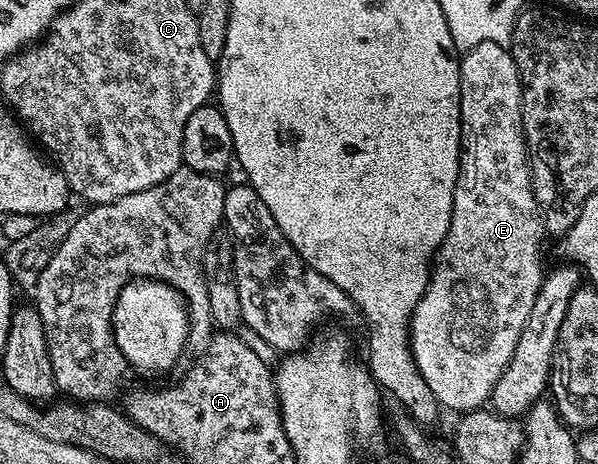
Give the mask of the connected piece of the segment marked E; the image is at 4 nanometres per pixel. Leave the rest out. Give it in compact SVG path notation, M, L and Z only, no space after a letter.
M490 41L479 43L479 47L464 50L461 57L461 166L455 183L451 227L443 243L437 248L437 255L431 262L427 291L423 291L423 299L419 299L413 312L413 320L409 323L409 342L413 348L413 358L419 367L419 375L423 375L427 387L431 387L437 404L446 410L454 409L454 414L460 415L471 409L482 408L492 398L495 383L499 383L499 379L507 371L511 355L515 355L515 346L519 344L519 335L523 335L523 323L527 323L531 306L535 303L535 295L539 295L543 276L541 237L543 238L543 222L533 194L533 176L529 173L529 148L525 146L525 132L521 122L521 76L515 67L513 54L506 46Z

